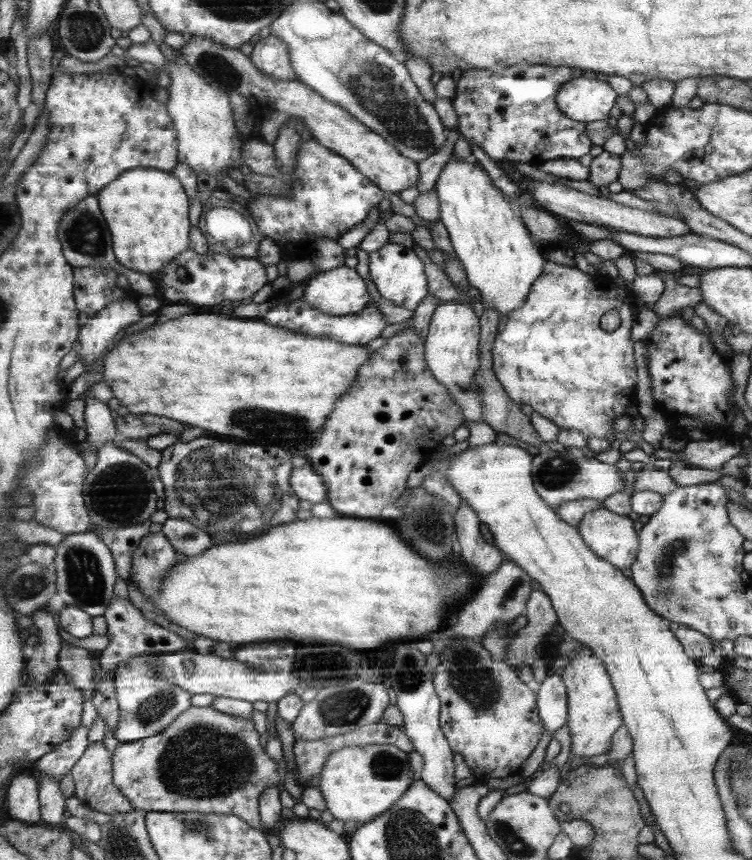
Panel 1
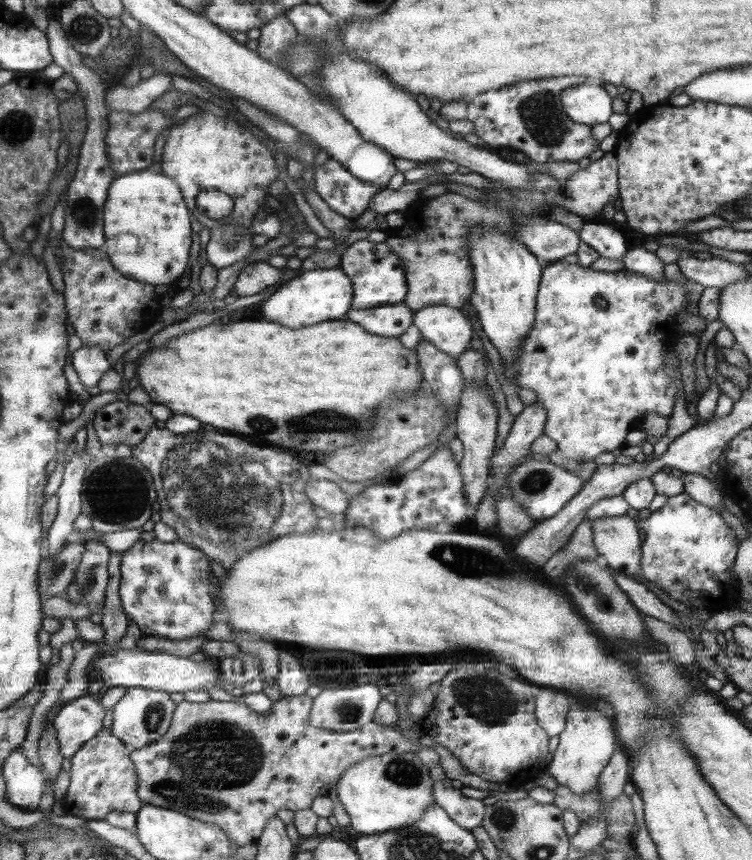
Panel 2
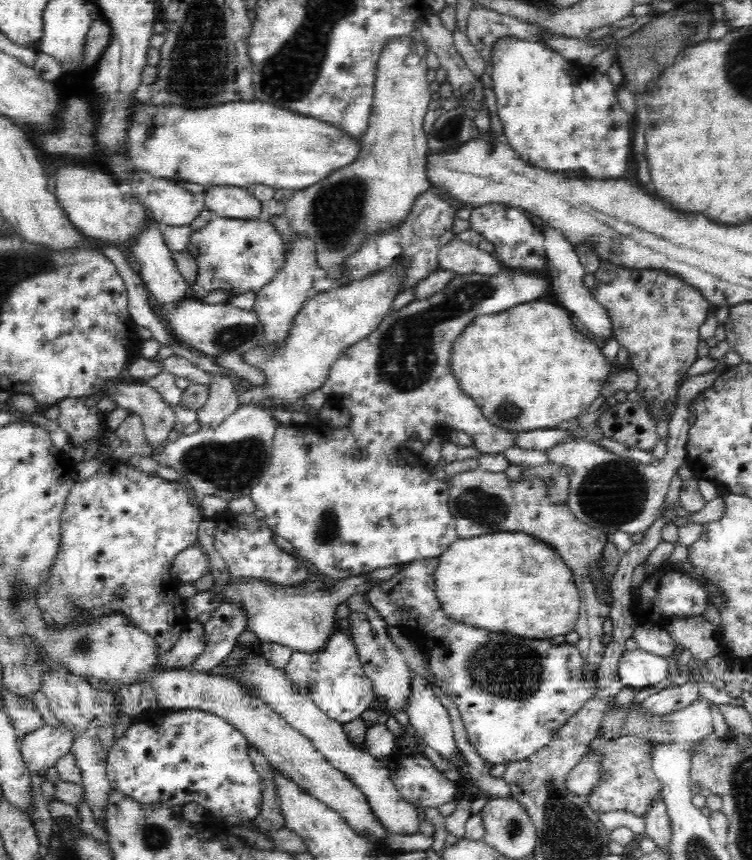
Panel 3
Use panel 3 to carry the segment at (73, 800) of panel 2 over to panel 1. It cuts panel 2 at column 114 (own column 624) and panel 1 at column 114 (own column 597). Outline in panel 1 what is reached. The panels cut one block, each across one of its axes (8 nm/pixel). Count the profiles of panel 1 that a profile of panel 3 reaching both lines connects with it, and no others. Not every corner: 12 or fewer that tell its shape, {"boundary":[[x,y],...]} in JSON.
{"boundary":[[103,741],[71,772],[76,796],[108,815],[133,812]]}

